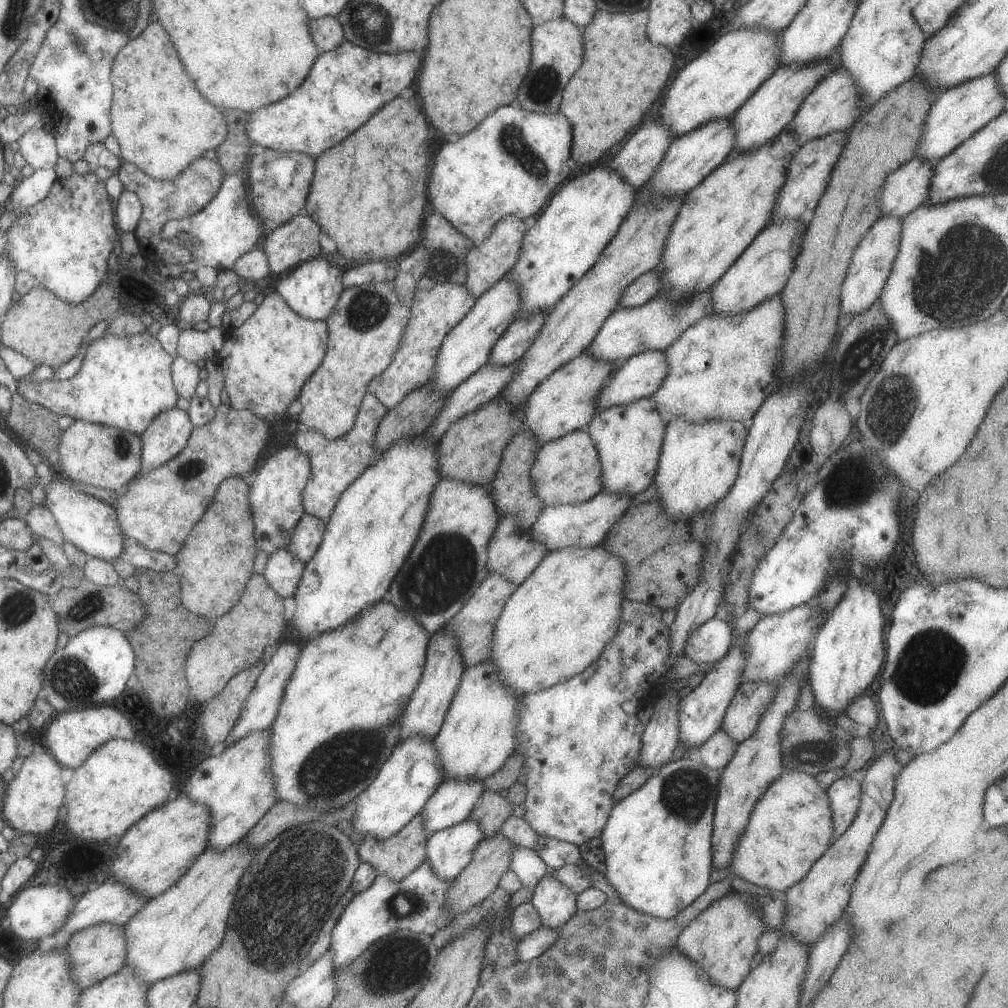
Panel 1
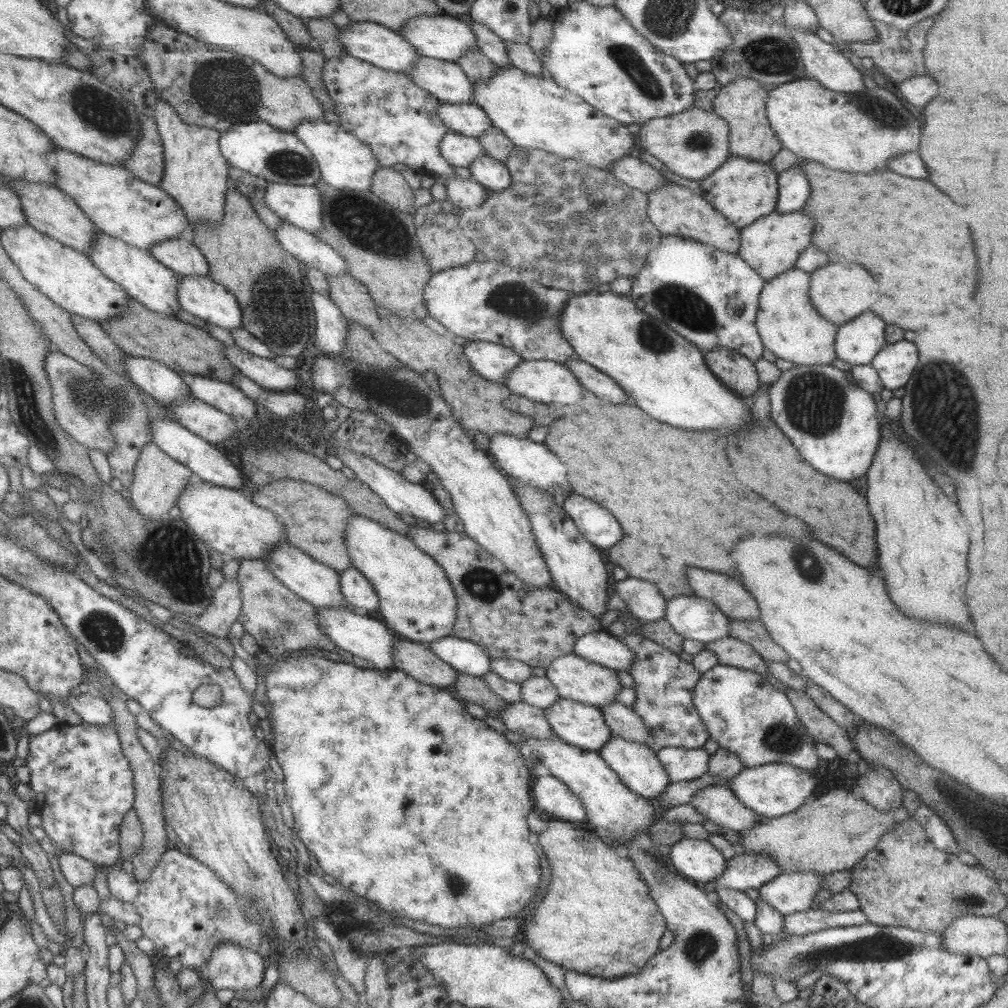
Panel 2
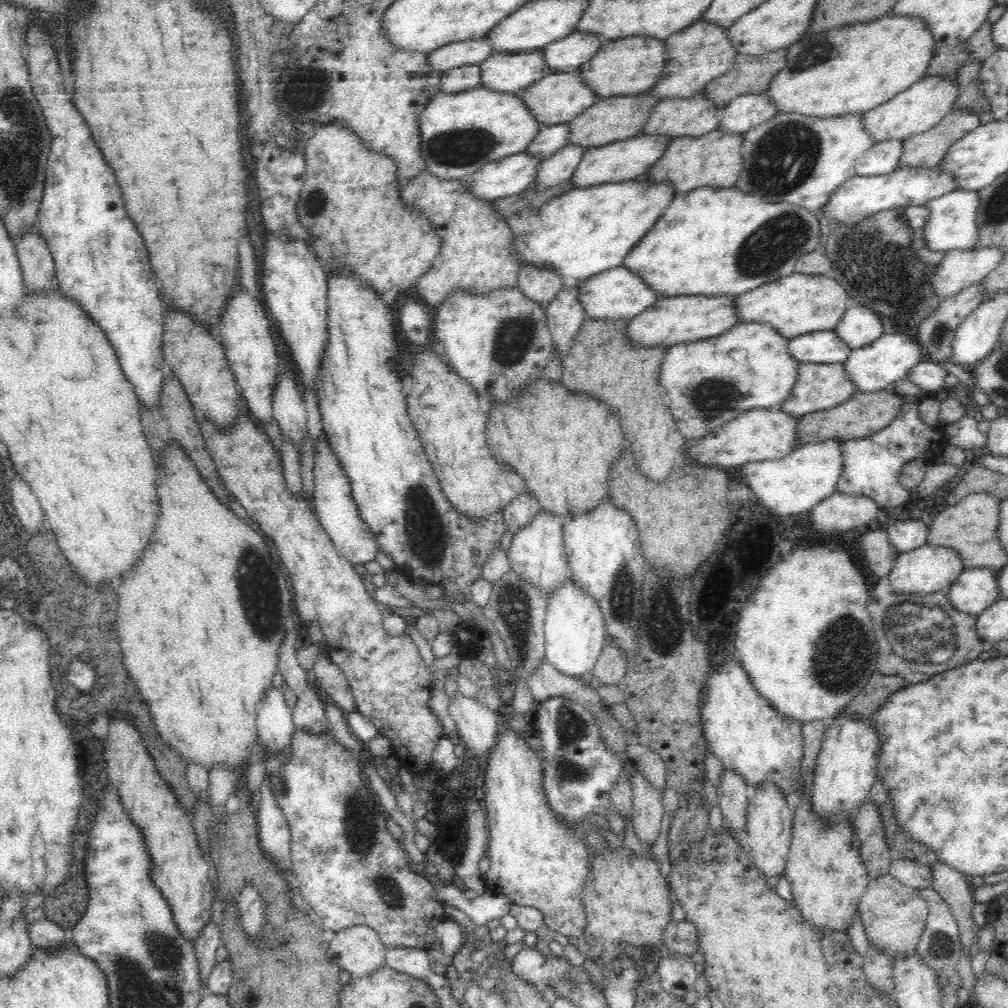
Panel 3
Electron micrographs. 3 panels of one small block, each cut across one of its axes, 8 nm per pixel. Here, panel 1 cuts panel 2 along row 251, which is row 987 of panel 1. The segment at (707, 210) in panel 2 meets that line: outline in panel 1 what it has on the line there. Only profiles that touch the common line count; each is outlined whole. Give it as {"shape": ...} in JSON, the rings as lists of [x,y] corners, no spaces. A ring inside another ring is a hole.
{"shape":[[[731,888],[725,896],[713,900],[679,932],[675,946],[686,958],[691,958],[691,962],[695,962],[713,984],[727,990],[736,990],[751,970],[749,963],[758,953],[757,940],[767,932],[761,922],[761,912],[763,908],[753,904],[753,894]]]}

